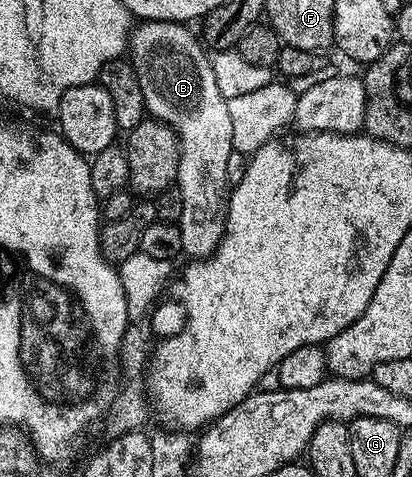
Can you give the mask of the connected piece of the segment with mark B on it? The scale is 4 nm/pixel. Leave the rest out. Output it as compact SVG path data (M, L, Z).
M140 21L129 36L126 53L134 71L138 71L138 84L142 87L145 110L155 120L165 121L180 140L176 185L184 204L178 222L182 250L185 254L189 253L189 258L203 259L212 256L224 237L230 196L230 186L226 179L226 159L230 159L234 150L231 143L230 113L227 111L229 98L224 97L218 89L213 58L206 52L201 38L197 34L195 37L188 29L191 28L187 24L178 21Z

